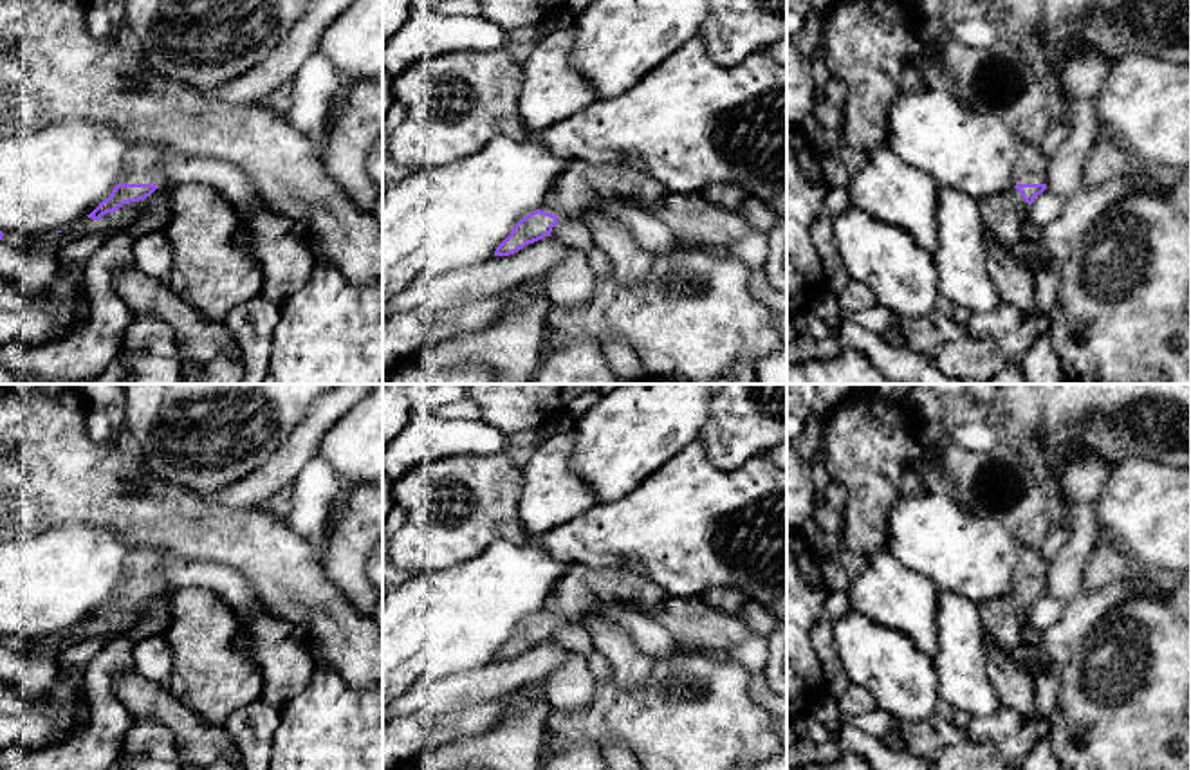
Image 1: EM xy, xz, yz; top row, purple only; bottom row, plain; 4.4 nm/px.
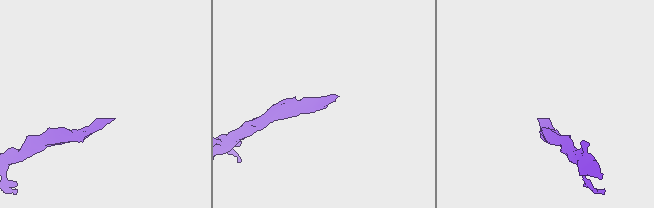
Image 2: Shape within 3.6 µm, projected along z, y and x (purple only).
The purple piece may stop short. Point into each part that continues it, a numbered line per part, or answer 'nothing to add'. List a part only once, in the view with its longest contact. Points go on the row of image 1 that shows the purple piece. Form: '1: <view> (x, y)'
1: xy (120, 220)

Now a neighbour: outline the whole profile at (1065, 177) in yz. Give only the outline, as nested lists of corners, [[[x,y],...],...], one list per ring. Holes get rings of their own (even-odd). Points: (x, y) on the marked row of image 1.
[[[1072,97],[1063,105],[1063,112],[1070,117],[1072,126],[1050,155],[1047,189],[1066,200],[1085,188],[1083,170],[1088,151],[1104,130],[1097,117],[1094,99]]]

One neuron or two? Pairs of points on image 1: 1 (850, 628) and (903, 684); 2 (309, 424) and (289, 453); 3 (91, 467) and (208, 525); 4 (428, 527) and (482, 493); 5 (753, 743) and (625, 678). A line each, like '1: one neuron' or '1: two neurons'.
1: one neuron
2: one neuron
3: one neuron
4: one neuron
5: two neurons

